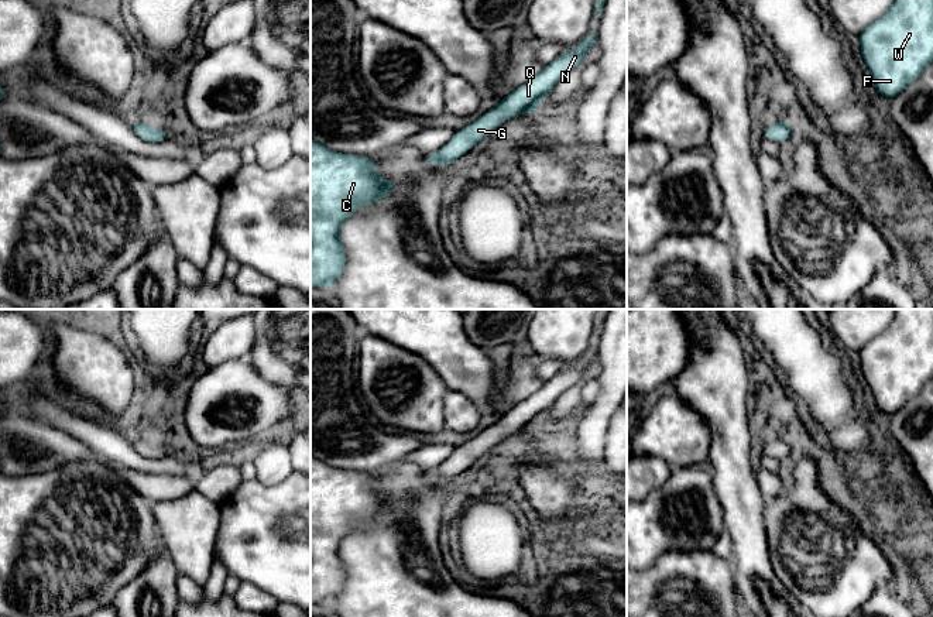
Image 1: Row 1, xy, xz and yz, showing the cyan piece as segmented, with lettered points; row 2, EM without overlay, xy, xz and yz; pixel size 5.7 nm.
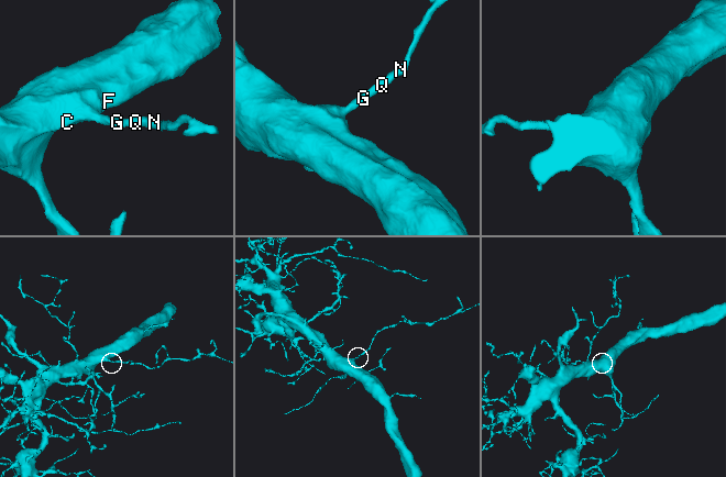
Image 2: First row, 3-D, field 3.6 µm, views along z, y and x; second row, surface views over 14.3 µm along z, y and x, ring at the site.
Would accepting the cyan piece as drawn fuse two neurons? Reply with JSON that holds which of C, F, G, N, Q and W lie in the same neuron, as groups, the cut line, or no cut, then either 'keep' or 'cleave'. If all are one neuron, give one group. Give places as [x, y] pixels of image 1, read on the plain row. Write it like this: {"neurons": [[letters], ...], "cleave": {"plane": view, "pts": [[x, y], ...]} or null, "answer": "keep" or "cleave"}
{"neurons": [["C", "F", "G", "N", "Q", "W"]], "cleave": null, "answer": "keep"}

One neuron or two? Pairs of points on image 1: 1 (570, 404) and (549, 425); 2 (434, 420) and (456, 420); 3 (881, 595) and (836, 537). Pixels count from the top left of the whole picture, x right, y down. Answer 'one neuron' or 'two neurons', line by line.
1: one neuron
2: two neurons
3: two neurons

